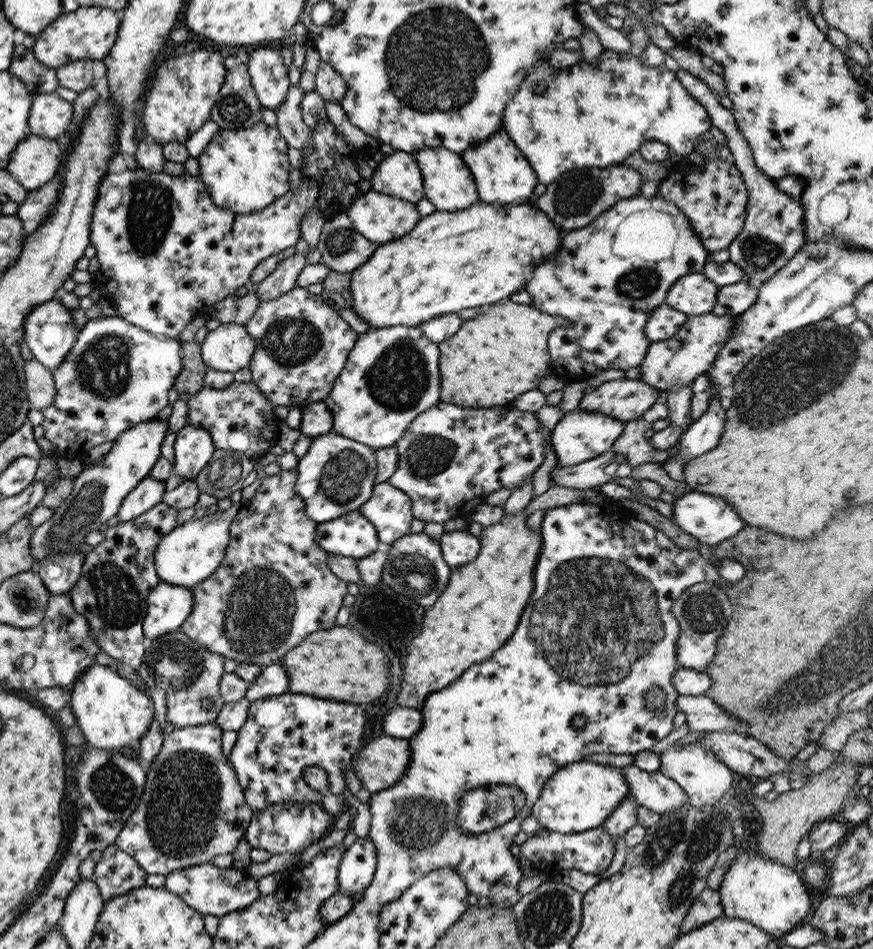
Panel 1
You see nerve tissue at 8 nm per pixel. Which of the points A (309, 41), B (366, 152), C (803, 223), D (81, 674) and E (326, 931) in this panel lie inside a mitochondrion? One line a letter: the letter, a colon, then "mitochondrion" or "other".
A: other
B: other
C: other
D: other
E: other

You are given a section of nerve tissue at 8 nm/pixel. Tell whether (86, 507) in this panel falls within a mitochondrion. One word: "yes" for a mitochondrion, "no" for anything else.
yes

